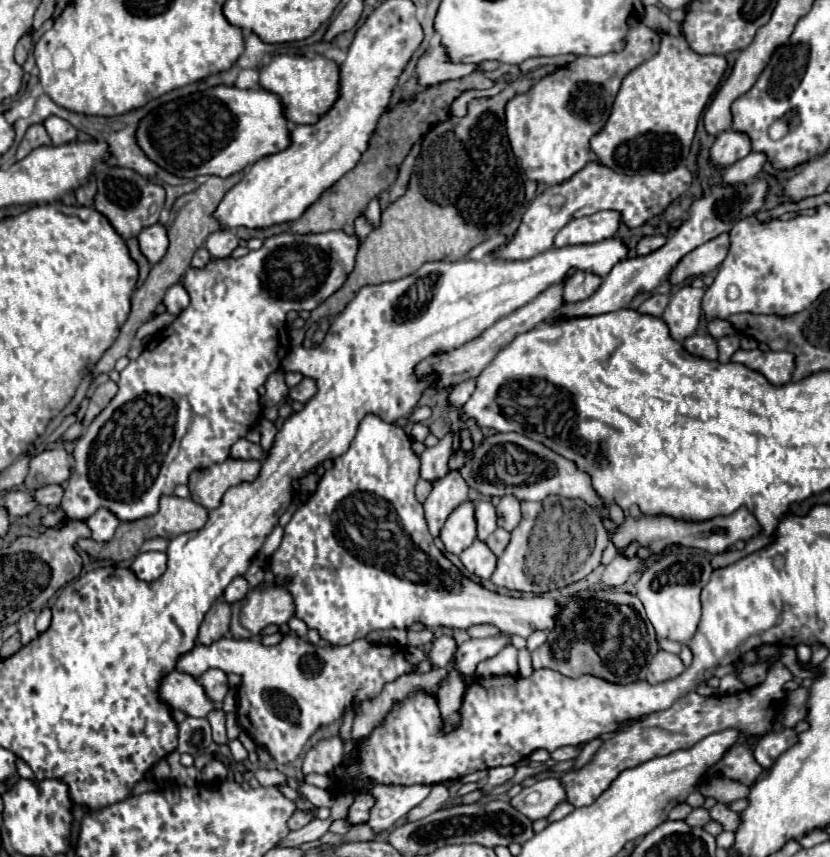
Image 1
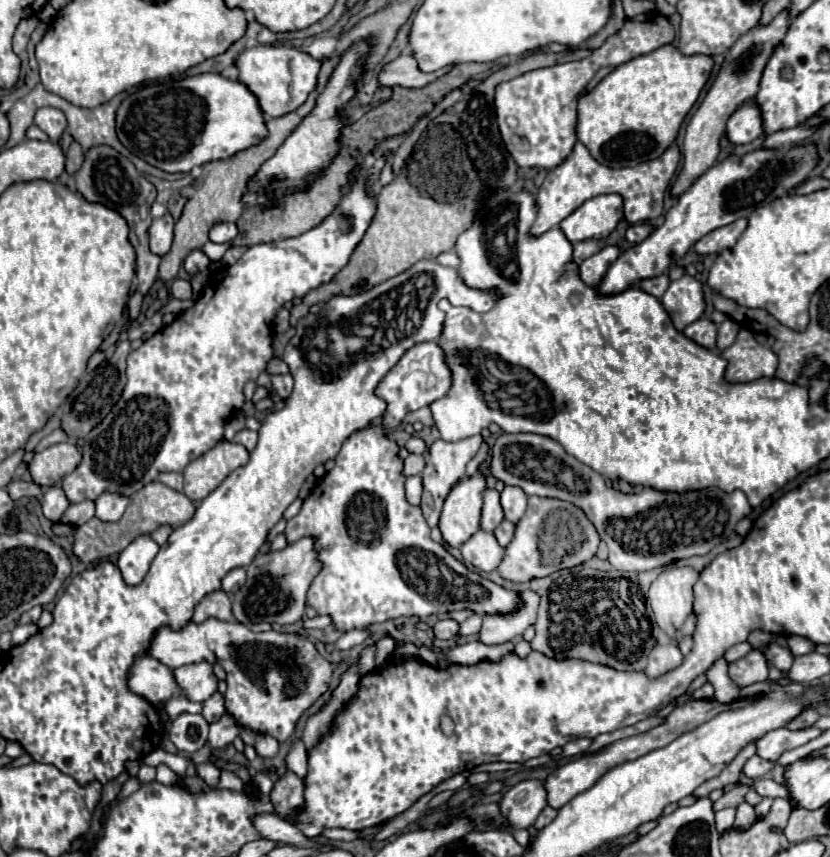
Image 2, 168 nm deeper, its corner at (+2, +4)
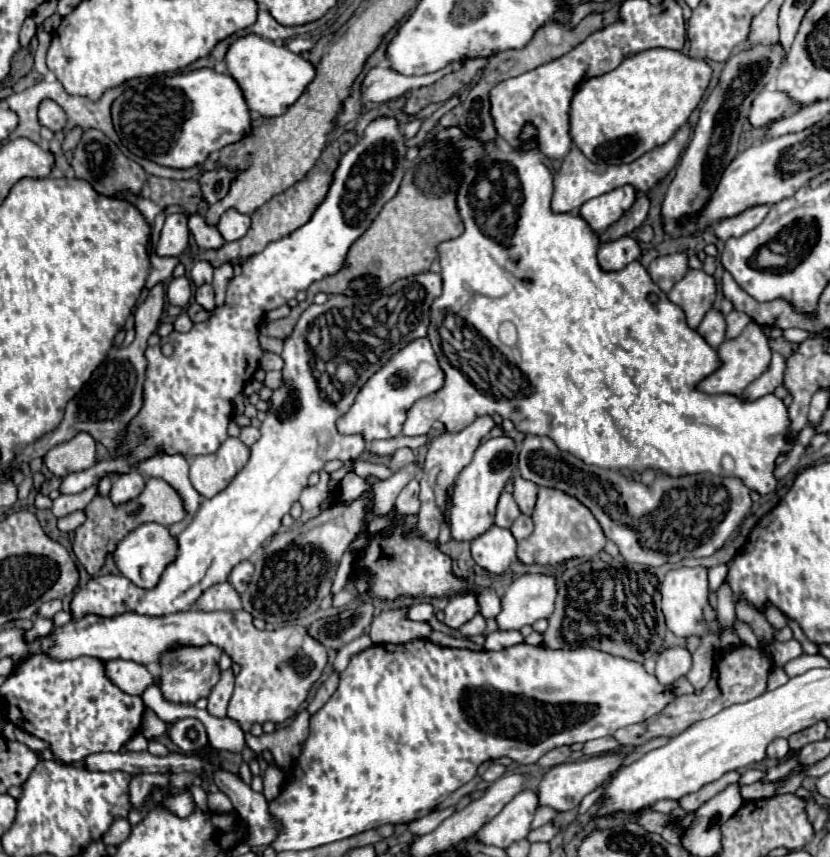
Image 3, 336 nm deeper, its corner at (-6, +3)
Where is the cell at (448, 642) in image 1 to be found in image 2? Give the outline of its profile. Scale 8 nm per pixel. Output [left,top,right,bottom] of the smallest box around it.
[433,619,459,641]

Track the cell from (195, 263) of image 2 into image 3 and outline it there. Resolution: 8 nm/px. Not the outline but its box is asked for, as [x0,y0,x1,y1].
[191,260,213,286]

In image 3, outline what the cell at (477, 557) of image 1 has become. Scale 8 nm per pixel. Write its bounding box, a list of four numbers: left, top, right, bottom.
[471,526,517,574]

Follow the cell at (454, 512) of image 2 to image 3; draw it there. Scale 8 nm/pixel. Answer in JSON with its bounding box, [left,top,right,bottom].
[449,436,519,540]

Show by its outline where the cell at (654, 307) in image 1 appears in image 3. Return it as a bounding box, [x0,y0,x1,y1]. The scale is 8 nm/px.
[649,254,689,294]

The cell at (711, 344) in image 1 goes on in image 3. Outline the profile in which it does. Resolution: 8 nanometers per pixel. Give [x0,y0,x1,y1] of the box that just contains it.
[697,308,725,348]

